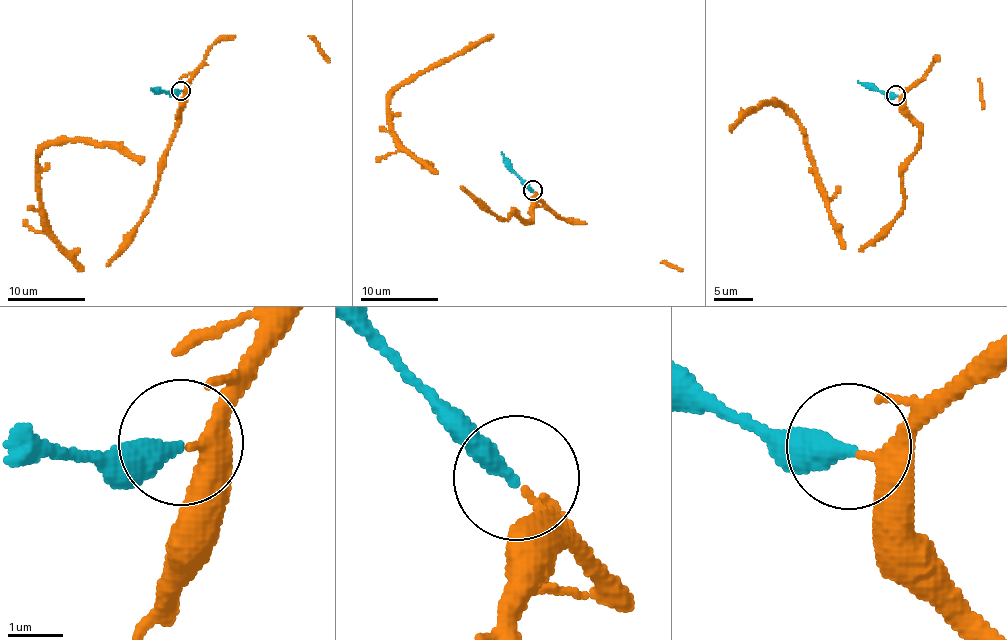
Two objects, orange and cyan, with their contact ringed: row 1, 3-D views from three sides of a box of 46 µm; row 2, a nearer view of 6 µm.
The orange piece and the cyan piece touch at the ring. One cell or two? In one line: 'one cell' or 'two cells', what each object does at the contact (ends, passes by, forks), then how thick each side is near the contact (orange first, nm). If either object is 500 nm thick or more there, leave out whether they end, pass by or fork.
two cells | orange passes by | cyan ends | 240/360 nm

